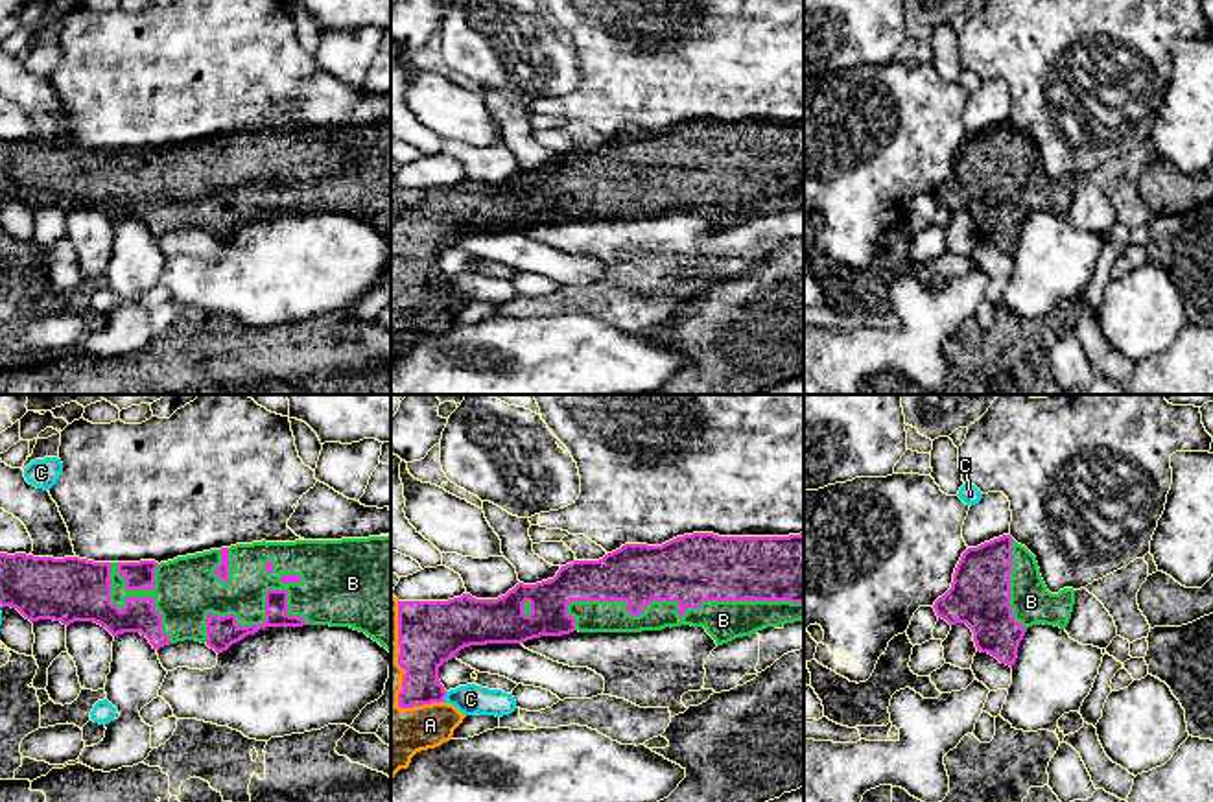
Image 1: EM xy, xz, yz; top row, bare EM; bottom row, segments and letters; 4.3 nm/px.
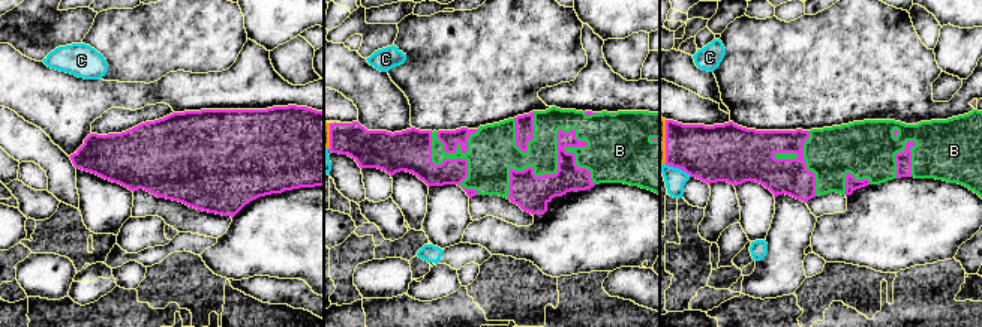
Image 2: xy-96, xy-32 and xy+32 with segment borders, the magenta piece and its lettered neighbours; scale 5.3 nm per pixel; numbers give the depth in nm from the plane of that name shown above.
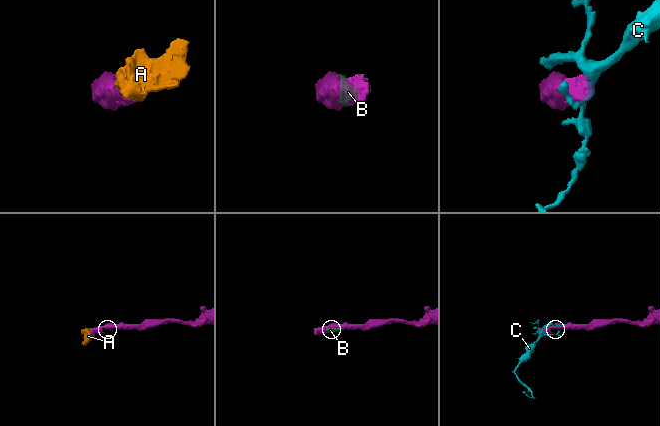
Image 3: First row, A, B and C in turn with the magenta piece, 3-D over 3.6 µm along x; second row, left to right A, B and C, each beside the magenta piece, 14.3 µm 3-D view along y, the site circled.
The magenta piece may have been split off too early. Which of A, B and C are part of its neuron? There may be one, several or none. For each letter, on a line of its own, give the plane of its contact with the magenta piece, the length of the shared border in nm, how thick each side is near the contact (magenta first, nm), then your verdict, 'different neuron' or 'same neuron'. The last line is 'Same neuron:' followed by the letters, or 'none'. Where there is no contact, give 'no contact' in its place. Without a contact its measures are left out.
A: meets magenta in xz; contact 480 nm long; 280 nm thick on the magenta side, 220 nm on the other; same neuron
B: meets magenta in xz; contact 1050 nm long; 300 nm thick on the magenta side, 180 nm on the other; same neuron
C: meets magenta in xz; contact 50 nm long; 240 nm thick on the magenta side, 140 nm on the other; different neuron
Same neuron: A, B

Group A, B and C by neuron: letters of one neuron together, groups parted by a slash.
A B / C

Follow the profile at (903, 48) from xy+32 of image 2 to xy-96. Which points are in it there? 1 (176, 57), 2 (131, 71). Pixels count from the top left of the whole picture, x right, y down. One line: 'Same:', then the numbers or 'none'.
Same: 1, 2

